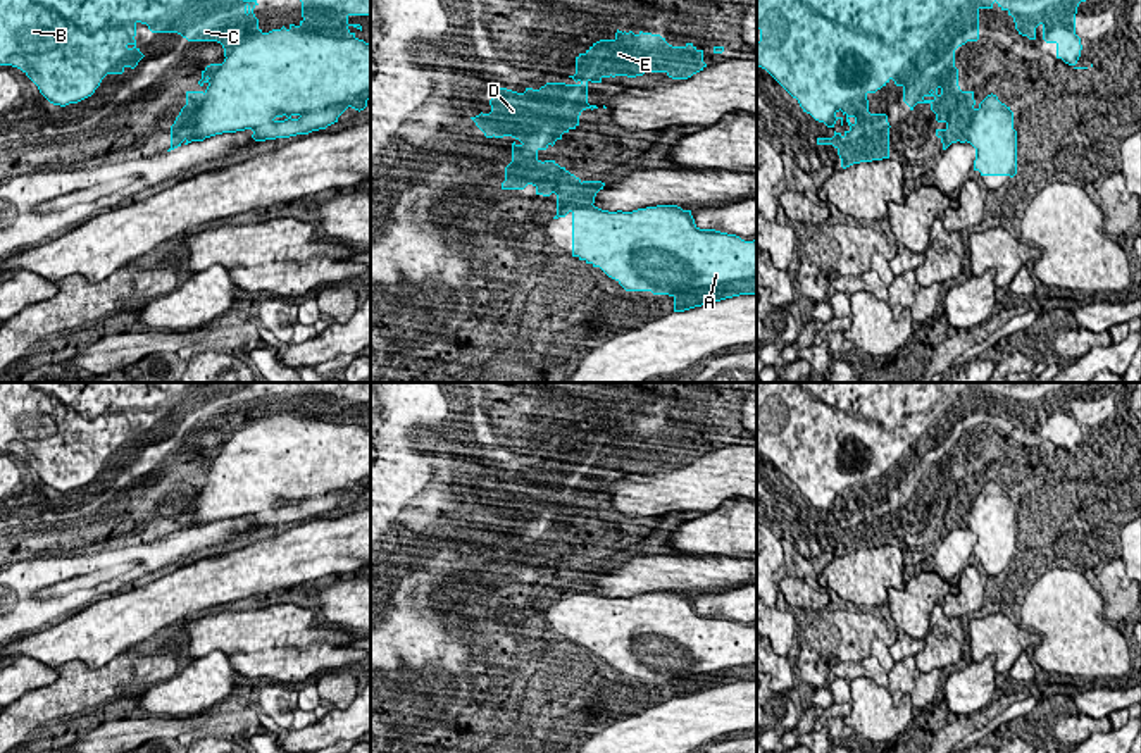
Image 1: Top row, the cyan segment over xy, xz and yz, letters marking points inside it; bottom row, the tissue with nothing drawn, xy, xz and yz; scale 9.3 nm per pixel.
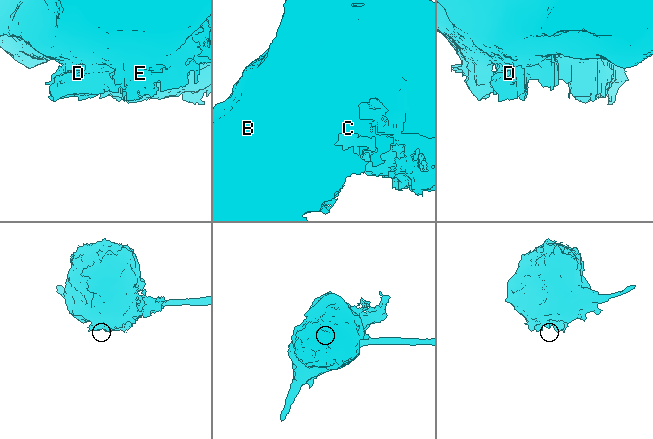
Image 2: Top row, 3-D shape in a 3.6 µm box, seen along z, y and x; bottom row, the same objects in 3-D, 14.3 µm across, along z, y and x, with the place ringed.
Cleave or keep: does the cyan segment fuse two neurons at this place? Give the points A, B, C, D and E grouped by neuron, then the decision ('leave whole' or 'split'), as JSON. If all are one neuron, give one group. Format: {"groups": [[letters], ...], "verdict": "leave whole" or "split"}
{"groups": [["A"], ["B", "C", "D", "E"]], "verdict": "split"}

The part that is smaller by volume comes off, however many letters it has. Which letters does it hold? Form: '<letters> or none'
A

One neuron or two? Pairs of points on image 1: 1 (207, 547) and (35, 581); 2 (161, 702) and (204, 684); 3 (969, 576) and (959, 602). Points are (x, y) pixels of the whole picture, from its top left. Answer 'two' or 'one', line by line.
1: one
2: one
3: one

